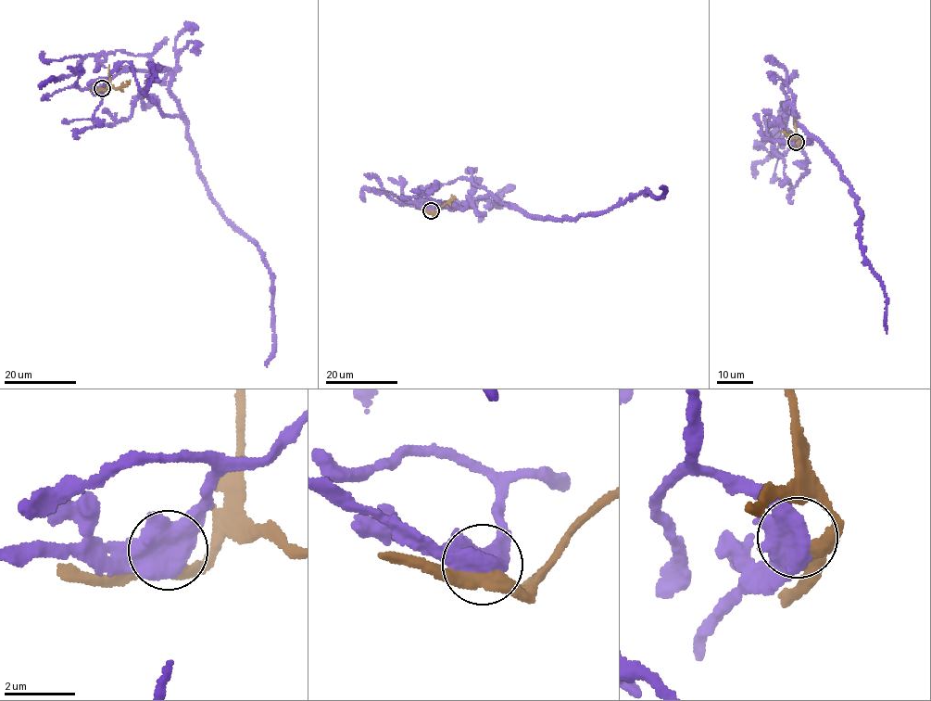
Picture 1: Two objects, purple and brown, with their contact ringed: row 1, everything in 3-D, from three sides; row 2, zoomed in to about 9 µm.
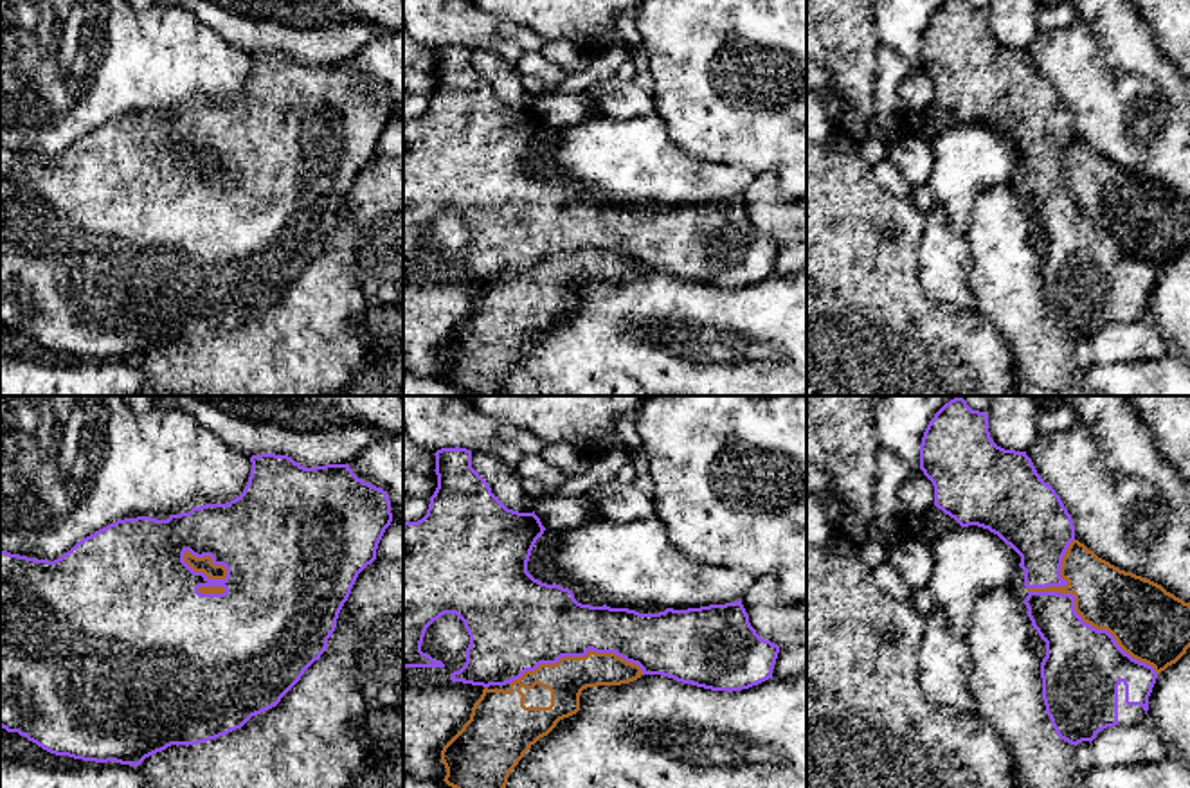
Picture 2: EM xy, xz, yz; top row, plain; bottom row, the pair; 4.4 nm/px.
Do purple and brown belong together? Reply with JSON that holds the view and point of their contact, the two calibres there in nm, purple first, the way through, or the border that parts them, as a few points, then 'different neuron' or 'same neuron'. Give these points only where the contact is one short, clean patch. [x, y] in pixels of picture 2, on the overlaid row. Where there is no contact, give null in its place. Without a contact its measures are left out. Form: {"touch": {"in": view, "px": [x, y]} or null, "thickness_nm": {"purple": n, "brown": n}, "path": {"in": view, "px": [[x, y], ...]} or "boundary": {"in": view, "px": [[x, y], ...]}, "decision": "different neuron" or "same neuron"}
{"touch": {"in": "yz", "px": [1073, 599]}, "thickness_nm": {"purple": 280, "brown": 280}, "decision": "different neuron"}

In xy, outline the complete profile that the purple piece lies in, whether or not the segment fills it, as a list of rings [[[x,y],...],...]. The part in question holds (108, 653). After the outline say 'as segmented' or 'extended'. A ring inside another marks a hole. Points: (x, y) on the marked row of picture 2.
[[[261,453],[250,457],[252,470],[239,497],[227,504],[205,504],[167,520],[149,516],[117,520],[77,542],[54,561],[11,554],[0,549],[0,727],[18,732],[43,750],[83,761],[139,766],[146,757],[171,745],[198,745],[236,729],[252,716],[275,707],[301,680],[304,671],[320,658],[328,639],[337,628],[338,613],[347,601],[358,574],[376,560],[378,543],[392,522],[391,500],[382,488],[358,479],[349,464],[304,468],[288,455]],[[184,554],[211,556],[214,565],[227,569],[225,579],[209,579],[194,572]]]; as segmented

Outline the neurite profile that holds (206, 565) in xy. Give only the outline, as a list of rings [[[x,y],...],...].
[[[185,551],[184,561],[194,572],[203,572],[209,579],[225,579],[227,578],[227,569],[223,565],[214,565],[211,556],[196,558],[189,551]]]

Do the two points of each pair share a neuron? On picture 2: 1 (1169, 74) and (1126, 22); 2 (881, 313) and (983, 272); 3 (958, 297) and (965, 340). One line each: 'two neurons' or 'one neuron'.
1: one neuron
2: two neurons
3: two neurons

